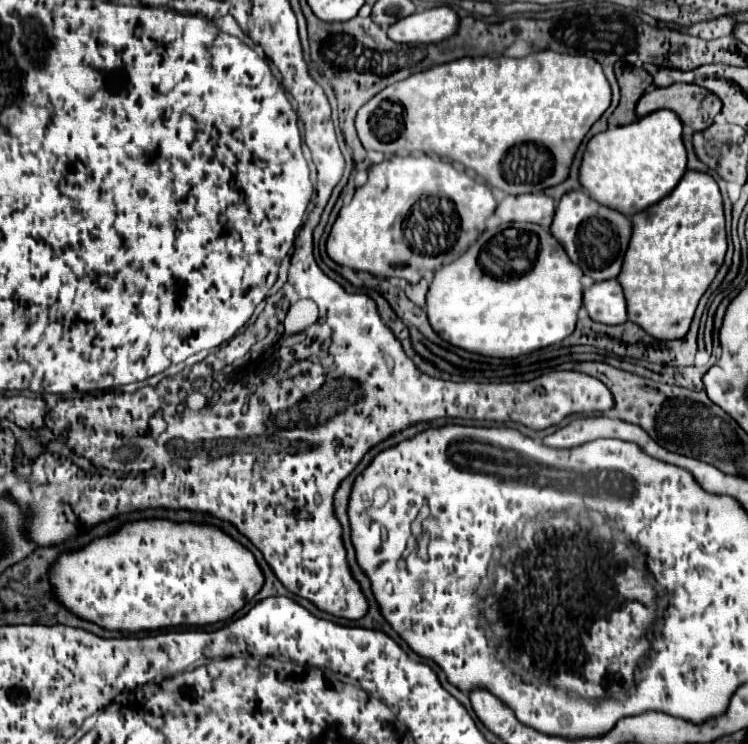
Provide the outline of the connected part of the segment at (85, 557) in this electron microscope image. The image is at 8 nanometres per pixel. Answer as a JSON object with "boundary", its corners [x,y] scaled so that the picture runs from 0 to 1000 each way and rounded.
{"boundary":[[[190,699],[166,704],[155,718],[120,728],[107,742],[86,745],[70,761],[75,801],[104,828],[115,828],[142,847],[187,849],[227,841],[275,841],[313,828],[350,790],[353,774],[340,745],[297,712],[278,704],[235,704],[225,699]]]}

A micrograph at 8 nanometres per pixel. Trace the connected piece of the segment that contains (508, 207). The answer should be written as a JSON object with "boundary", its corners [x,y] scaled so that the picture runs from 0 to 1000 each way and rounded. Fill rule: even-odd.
{"boundary":[[[698,261],[698,263],[676,263],[663,288],[674,298],[714,298],[725,306],[735,306],[741,293],[743,272],[730,261]]]}

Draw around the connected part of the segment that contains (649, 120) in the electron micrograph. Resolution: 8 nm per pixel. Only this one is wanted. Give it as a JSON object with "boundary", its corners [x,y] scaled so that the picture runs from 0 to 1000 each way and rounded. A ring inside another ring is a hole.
{"boundary":[[[877,148],[845,167],[791,183],[775,220],[775,245],[802,274],[848,290],[901,255],[917,231],[917,218],[912,161],[898,148]]]}

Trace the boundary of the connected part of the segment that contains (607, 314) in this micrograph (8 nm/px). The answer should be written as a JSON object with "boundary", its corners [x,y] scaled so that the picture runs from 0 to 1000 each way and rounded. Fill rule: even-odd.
{"boundary":[[[824,374],[794,379],[783,387],[781,411],[789,427],[805,435],[834,435],[840,430],[834,390]]]}

